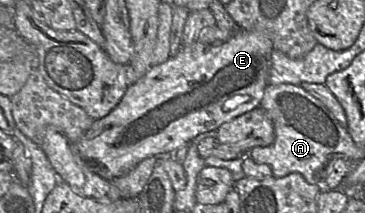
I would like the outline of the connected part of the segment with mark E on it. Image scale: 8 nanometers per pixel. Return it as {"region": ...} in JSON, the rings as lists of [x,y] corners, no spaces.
{"region":[[[216,25],[204,29],[199,33],[196,40],[182,46],[173,56],[164,63],[151,68],[142,78],[131,84],[118,105],[105,117],[96,119],[81,139],[75,144],[75,151],[91,163],[94,168],[105,178],[111,179],[122,176],[133,169],[143,159],[158,154],[170,154],[187,145],[192,139],[208,131],[215,131],[221,125],[259,107],[264,91],[269,86],[268,77],[272,66],[272,54],[274,52],[272,41],[264,35],[236,29],[235,32],[223,31]]]}

